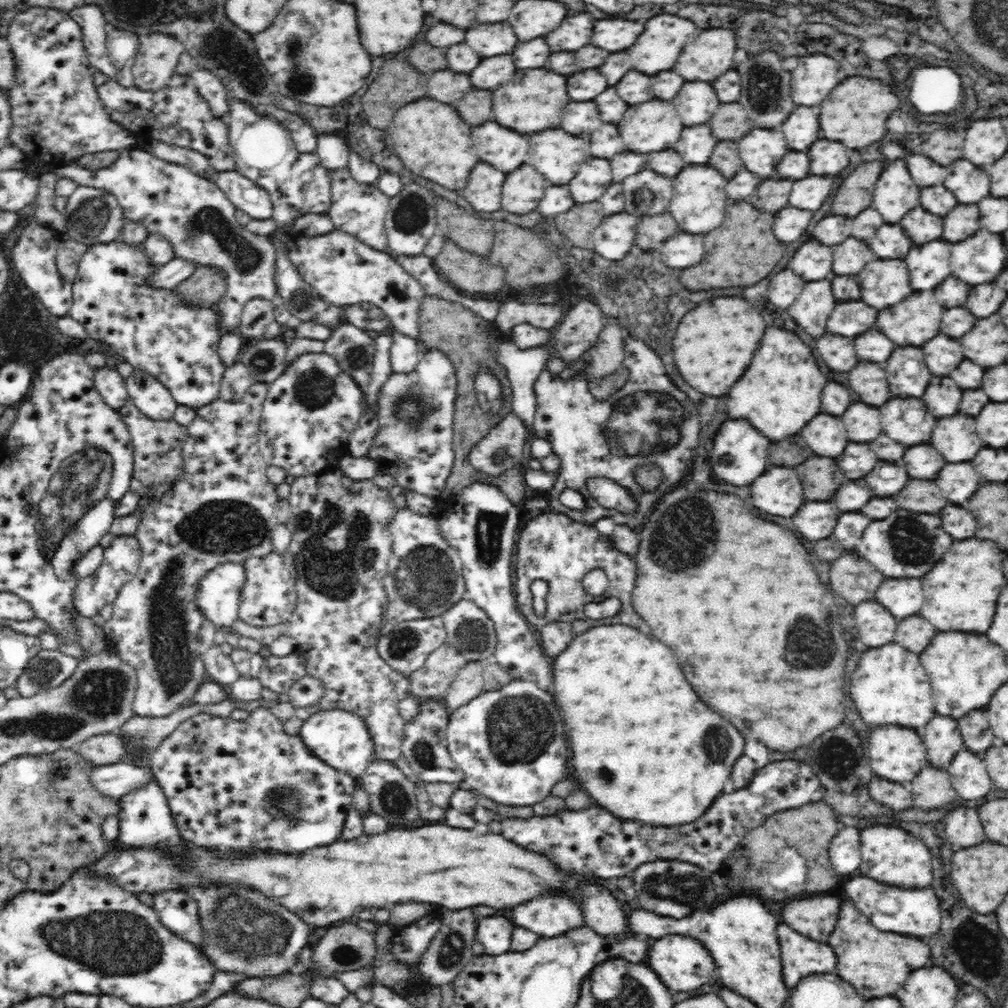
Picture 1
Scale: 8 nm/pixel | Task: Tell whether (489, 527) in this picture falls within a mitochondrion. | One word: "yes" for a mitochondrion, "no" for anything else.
yes

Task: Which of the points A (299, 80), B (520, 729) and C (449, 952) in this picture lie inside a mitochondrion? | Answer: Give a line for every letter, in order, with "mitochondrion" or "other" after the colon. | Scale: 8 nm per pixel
A: mitochondrion
B: mitochondrion
C: mitochondrion

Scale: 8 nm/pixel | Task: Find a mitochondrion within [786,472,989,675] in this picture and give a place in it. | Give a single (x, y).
(911, 541)

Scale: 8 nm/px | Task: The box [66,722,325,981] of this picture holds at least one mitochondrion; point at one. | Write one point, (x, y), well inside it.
(253, 934)

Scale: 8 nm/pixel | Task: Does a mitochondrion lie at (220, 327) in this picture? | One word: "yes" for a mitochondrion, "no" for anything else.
no

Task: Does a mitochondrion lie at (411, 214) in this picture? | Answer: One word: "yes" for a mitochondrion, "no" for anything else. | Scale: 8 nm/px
yes

